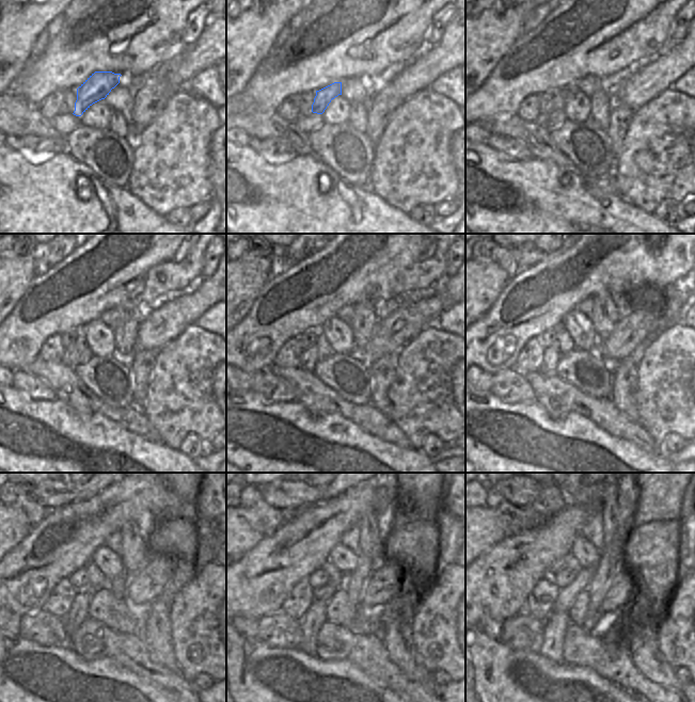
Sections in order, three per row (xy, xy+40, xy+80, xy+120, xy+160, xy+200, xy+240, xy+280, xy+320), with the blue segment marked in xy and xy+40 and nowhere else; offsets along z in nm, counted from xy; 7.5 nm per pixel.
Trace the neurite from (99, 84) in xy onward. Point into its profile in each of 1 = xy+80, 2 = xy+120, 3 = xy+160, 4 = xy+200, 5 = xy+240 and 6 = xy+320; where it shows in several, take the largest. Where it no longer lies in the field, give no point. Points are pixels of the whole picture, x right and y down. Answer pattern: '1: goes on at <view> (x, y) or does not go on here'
1: goes on at xy+80 (558, 104)
2: goes on at xy+120 (69, 359)
3: goes on at xy+160 (309, 360)
4: goes on at xy+200 (552, 356)
5: goes on at xy+240 (77, 615)
6: goes on at xy+320 (555, 625)

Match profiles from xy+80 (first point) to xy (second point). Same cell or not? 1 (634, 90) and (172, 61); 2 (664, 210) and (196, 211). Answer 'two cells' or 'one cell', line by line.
1: two cells
2: two cells

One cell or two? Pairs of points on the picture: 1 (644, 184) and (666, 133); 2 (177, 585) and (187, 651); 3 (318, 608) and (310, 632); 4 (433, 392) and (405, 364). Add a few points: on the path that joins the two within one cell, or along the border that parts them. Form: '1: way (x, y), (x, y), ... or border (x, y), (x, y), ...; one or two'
1: way (648, 171), (656, 163), (658, 146); one
2: border (191, 577), (173, 597), (169, 615); two
3: way (316, 613), (311, 626); one
4: way (426, 388), (412, 371); one

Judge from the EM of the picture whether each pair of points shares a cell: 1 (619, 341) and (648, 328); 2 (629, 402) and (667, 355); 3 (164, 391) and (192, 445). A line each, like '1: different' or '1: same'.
1: same
2: different
3: different

